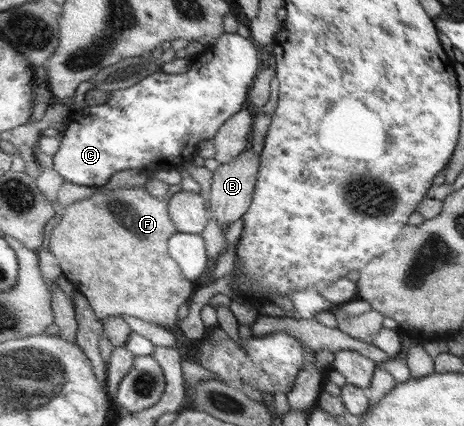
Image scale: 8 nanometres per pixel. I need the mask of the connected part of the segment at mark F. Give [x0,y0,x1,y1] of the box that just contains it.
[48,185,191,327]

